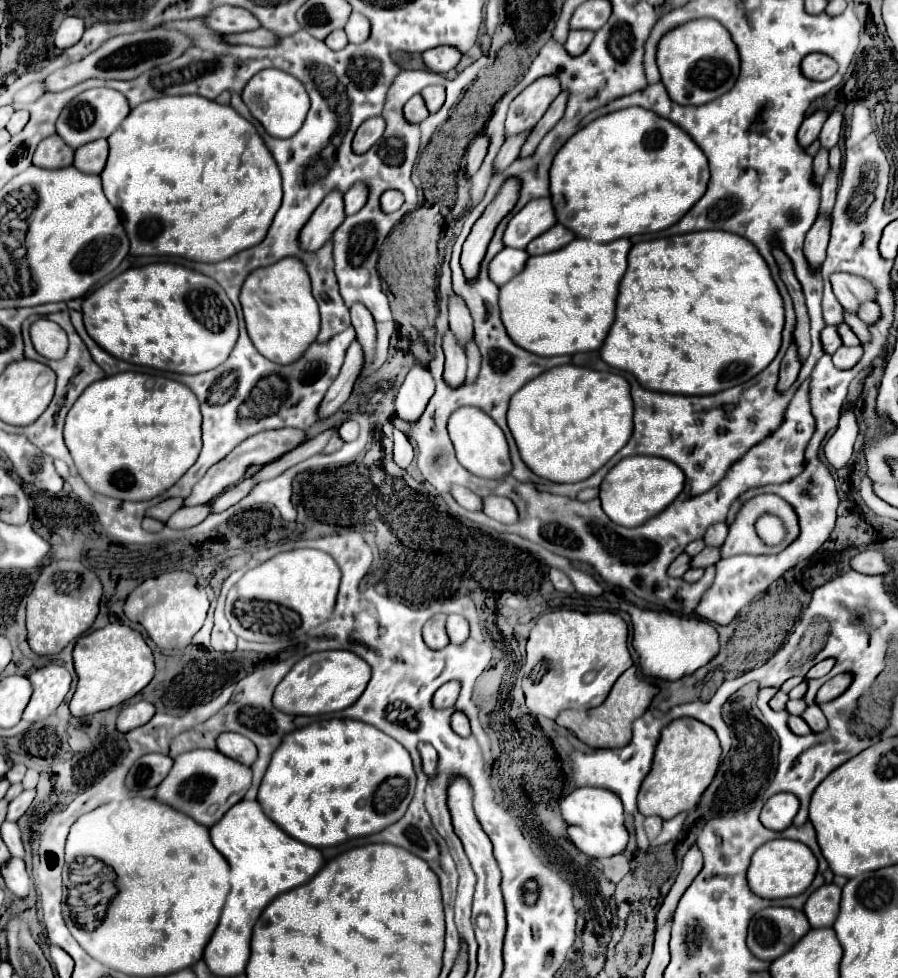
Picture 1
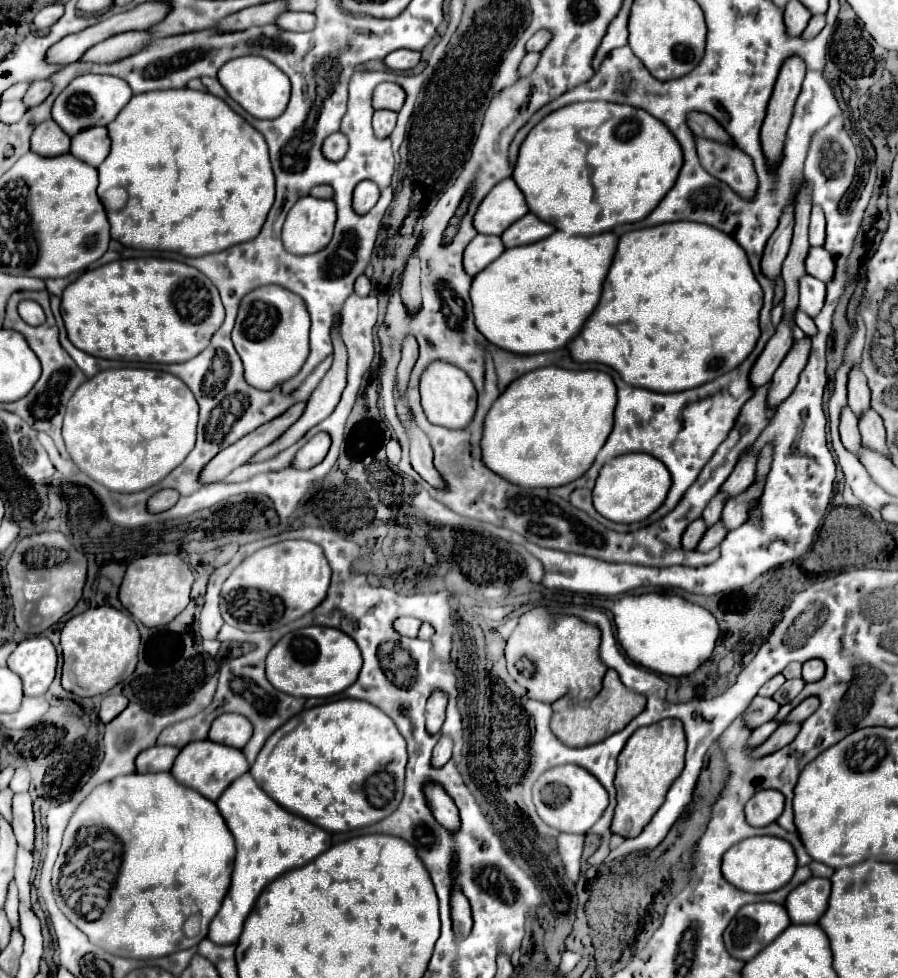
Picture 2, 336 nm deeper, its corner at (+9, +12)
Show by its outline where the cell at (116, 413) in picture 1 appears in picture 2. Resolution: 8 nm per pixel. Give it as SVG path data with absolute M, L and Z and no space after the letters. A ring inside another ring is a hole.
M124 367L100 371L76 389L64 417L62 437L72 461L80 467L80 471L110 491L130 493L156 485L186 459L186 455L194 449L196 423L198 403L184 381L164 371Z

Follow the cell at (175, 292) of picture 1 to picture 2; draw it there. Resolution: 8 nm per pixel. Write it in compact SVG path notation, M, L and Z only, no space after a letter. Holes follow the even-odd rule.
M140 257L118 259L84 271L62 293L62 317L70 341L94 357L136 363L184 363L210 345L212 335L224 321L224 307L218 289L198 269L170 259Z

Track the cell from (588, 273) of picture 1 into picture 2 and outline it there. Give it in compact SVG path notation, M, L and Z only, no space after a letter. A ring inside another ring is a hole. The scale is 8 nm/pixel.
M554 231L550 237L538 243L506 249L472 281L470 297L478 329L490 343L518 355L534 355L566 347L582 331L582 325L600 301L602 283L612 265L616 243L618 237L614 233L574 237L562 231Z

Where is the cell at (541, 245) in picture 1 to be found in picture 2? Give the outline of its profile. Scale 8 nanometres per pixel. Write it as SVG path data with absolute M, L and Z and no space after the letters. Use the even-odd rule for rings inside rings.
M526 213L522 219L518 219L516 223L512 223L504 233L502 233L502 241L506 247L518 247L518 245L530 245L534 241L540 241L544 237L548 237L550 233L554 233L556 229L550 223L540 221L536 215Z

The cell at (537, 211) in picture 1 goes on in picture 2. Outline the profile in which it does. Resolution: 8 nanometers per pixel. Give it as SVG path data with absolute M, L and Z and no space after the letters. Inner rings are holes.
M514 179L498 183L486 199L480 203L478 213L474 215L474 227L484 235L502 235L510 223L518 221L528 213L526 199Z

